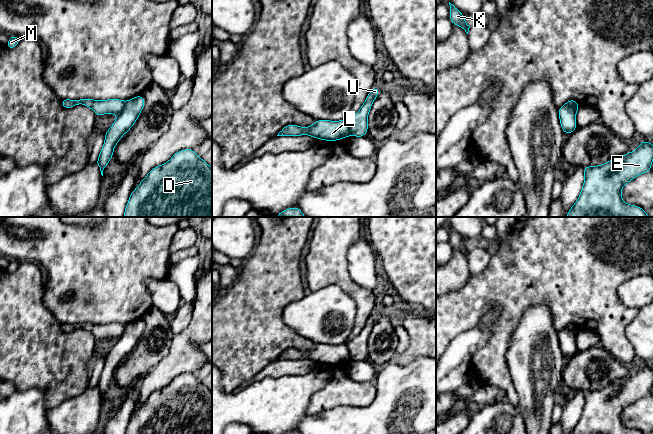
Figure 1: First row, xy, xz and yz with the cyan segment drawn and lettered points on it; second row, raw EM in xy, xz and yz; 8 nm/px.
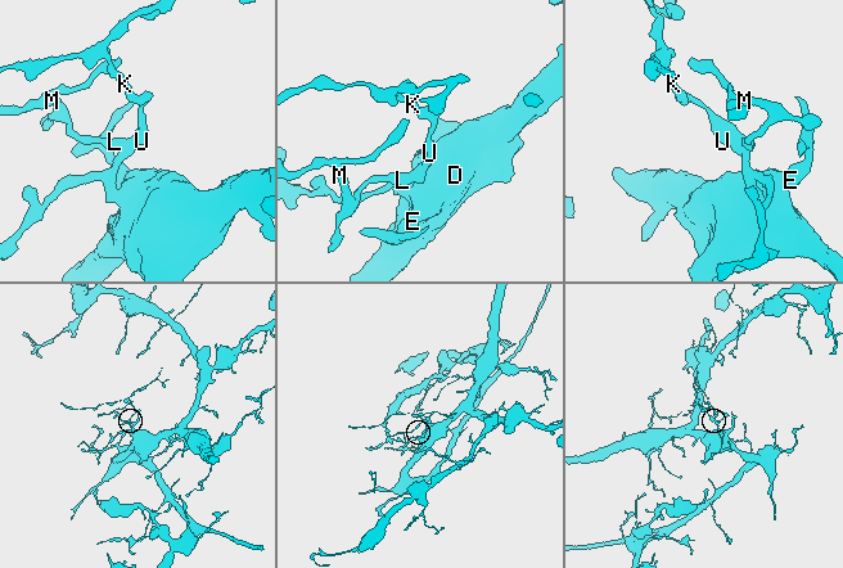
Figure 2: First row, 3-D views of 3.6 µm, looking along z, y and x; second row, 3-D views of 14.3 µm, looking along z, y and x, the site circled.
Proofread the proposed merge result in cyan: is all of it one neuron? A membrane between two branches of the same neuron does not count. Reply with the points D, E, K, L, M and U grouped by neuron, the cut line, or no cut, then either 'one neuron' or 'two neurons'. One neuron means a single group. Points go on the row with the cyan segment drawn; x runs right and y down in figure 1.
groups D E K U / L M; cut xz (345, 119), (350, 134); two neurons

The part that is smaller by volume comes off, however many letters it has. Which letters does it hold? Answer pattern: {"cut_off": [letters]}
{"cut_off": ["L", "M"]}

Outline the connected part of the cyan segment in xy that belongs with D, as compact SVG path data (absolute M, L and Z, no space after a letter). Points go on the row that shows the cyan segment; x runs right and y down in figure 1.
M192 149L176 152L168 162L151 169L131 192L123 217L212 217L212 167Z

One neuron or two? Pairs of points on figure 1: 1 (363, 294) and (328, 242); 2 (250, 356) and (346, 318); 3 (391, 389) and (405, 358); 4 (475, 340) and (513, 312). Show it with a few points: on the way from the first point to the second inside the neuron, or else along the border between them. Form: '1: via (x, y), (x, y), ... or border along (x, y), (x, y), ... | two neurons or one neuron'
1: via (349, 285), (328, 264), (328, 256) | one neuron
2: border along (283, 322), (299, 335), (316, 343) | two neurons
3: border along (424, 356), (404, 364), (394, 360) | two neurons
4: border along (488, 328), (489, 339), (476, 350) | two neurons

